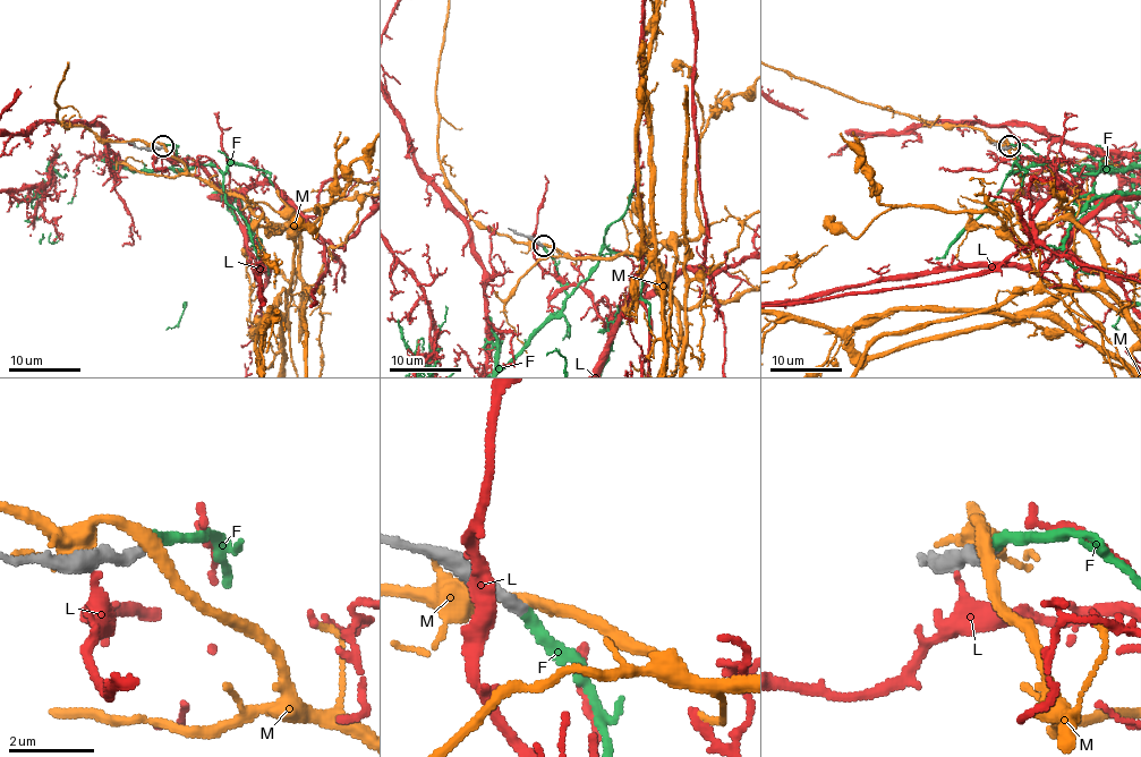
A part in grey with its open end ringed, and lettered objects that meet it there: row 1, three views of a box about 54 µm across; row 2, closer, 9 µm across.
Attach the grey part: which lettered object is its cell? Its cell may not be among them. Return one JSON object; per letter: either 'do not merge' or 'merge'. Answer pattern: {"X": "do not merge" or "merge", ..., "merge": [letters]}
{"F": "merge", "L": "do not merge", "M": "do not merge", "merge": ["F"]}

